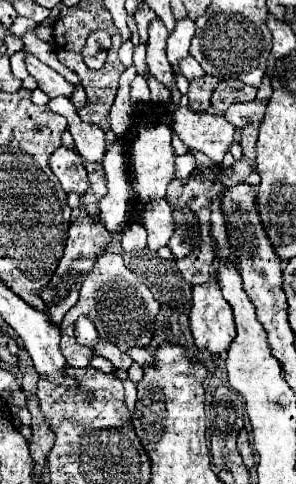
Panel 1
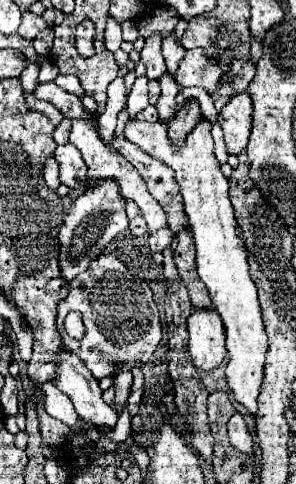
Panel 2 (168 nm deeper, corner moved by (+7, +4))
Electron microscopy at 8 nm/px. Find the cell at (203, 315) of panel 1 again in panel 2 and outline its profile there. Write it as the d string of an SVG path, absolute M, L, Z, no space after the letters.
M194 308L188 316L188 350L200 370L212 370L226 358L224 324L220 314L210 308Z

